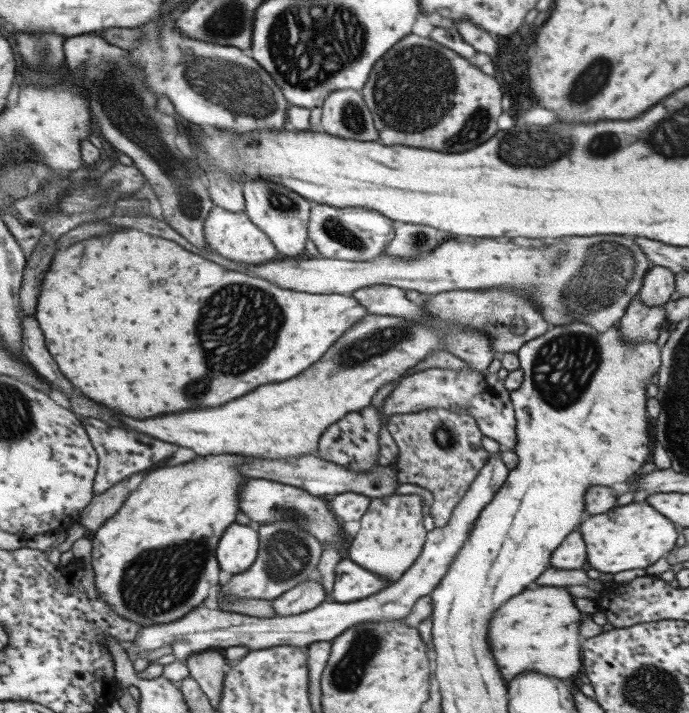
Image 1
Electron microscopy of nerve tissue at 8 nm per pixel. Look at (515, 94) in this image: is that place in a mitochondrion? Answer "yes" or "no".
no

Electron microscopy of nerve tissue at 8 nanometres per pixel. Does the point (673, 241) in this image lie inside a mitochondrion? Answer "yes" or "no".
no

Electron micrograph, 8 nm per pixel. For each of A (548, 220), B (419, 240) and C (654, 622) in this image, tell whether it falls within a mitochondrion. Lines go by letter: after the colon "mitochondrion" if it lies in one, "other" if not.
A: other
B: mitochondrion
C: other

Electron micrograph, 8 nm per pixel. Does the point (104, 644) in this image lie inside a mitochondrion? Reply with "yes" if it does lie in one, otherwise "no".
no

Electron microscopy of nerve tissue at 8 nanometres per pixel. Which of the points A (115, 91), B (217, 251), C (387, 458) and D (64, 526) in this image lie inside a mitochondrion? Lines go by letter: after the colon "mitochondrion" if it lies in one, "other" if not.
A: mitochondrion
B: other
C: other
D: other

